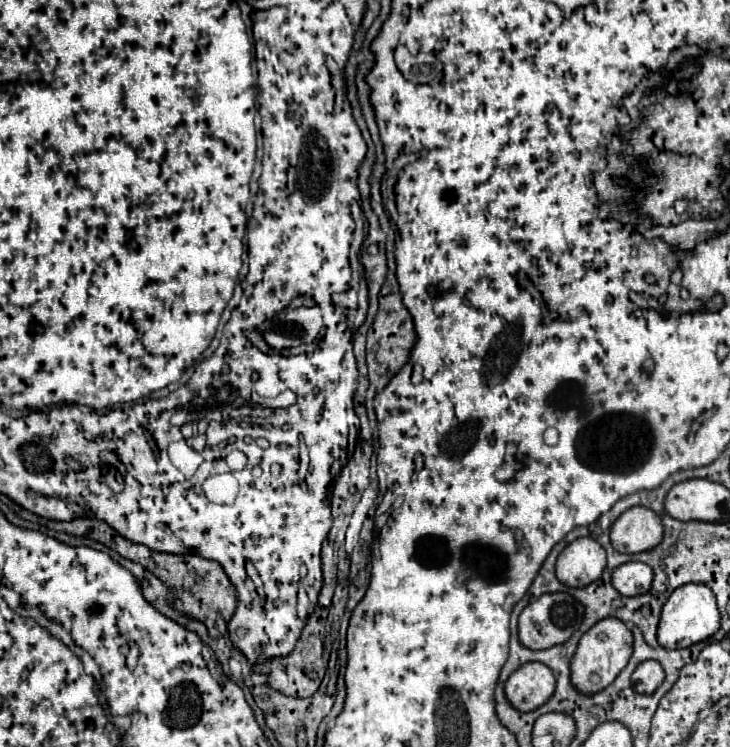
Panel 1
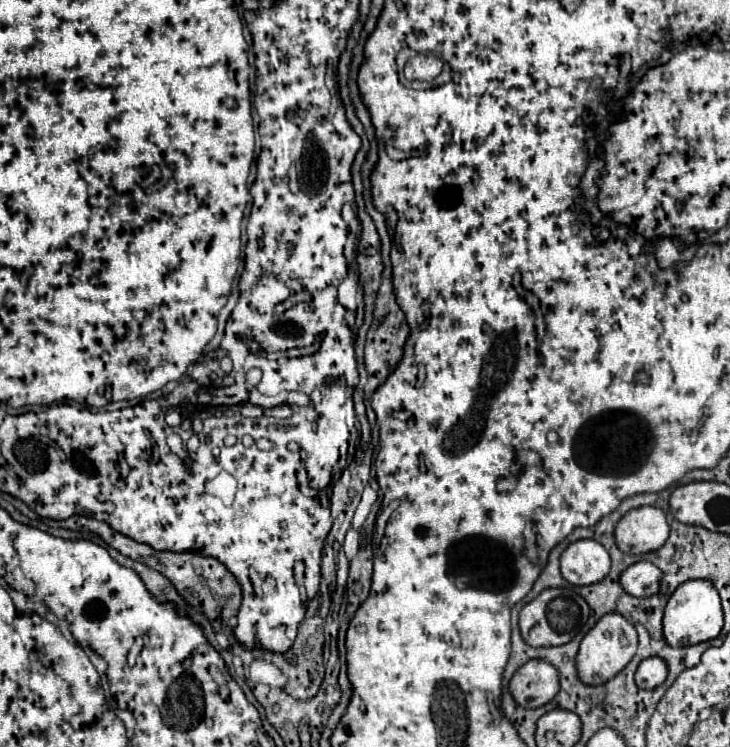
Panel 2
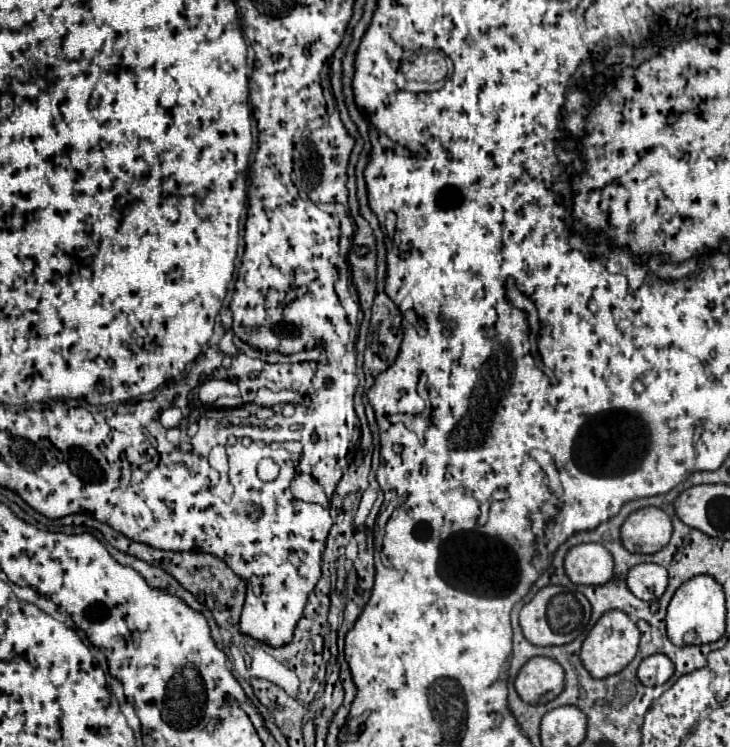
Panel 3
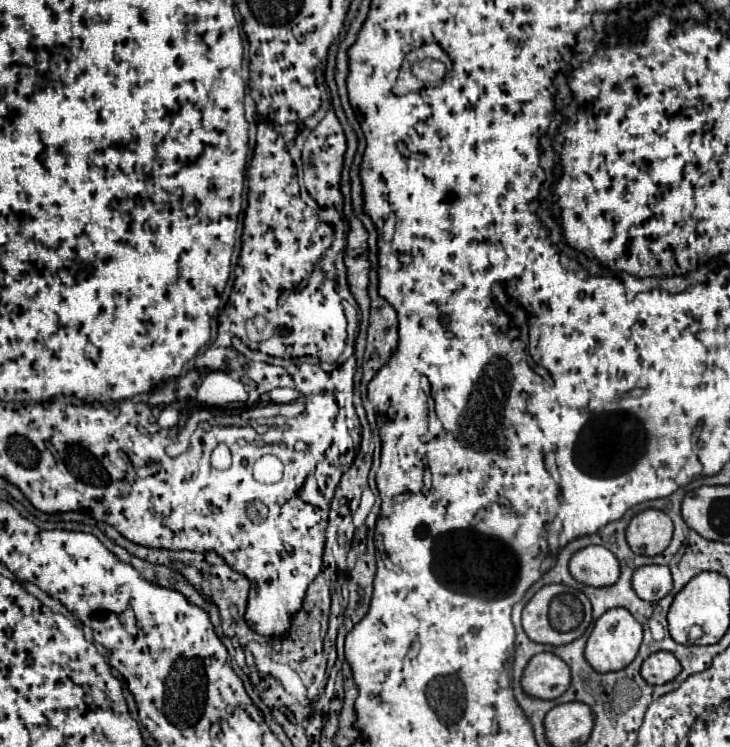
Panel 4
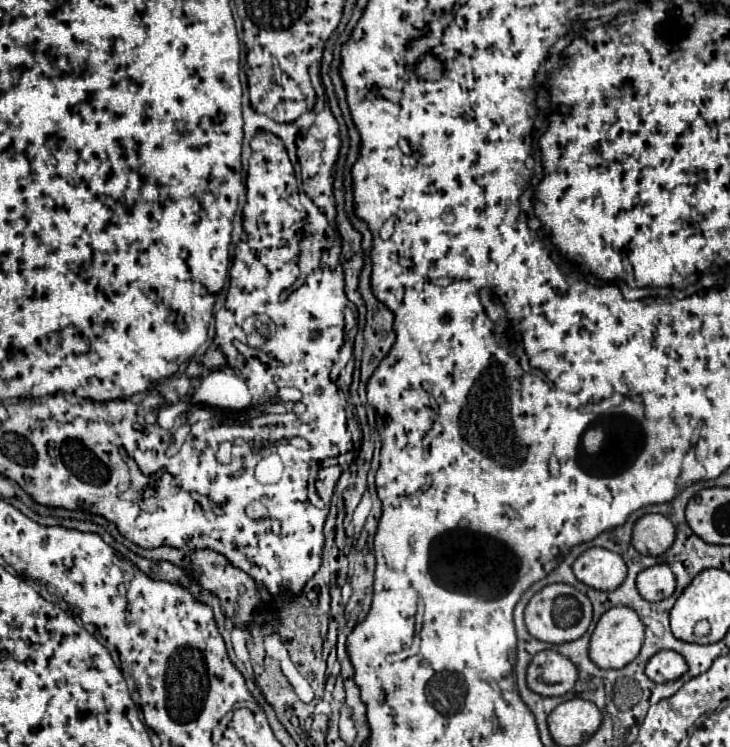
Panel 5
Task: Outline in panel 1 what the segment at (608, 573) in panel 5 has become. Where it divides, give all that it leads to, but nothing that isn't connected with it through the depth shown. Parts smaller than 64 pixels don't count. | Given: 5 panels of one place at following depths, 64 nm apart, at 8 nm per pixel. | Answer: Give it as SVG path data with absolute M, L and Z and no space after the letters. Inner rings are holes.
M576 538L556 560L556 578L570 588L584 588L606 568L606 552L592 538Z

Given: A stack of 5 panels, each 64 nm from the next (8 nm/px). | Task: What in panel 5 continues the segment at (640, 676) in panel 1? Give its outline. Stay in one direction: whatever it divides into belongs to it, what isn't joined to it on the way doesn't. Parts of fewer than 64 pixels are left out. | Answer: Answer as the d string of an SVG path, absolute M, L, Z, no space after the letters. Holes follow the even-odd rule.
M672 650L656 652L646 664L646 676L656 684L664 684L668 680L678 680L686 670L688 670L688 666L684 664L684 658Z

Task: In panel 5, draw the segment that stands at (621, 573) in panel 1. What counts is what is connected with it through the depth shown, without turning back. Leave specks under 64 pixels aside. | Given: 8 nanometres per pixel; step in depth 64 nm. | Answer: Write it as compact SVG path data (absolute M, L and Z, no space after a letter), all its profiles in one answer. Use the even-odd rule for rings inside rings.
M656 564L656 566L644 568L636 576L636 588L644 600L660 602L674 594L676 578L672 576L672 570L666 564Z

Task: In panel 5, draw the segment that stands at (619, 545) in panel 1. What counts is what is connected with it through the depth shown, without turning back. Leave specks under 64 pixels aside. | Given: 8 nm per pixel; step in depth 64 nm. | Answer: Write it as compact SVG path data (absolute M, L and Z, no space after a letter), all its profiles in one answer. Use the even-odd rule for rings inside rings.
M644 514L632 528L632 546L640 554L660 556L664 554L676 536L674 524L662 514Z

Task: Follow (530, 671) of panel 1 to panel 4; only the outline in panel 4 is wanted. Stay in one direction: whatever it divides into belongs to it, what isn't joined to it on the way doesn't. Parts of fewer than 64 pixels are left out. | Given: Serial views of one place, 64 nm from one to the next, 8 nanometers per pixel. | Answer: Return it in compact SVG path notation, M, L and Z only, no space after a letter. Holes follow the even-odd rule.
M542 652L528 662L520 684L524 694L532 698L554 700L566 692L570 684L570 672L558 656Z

